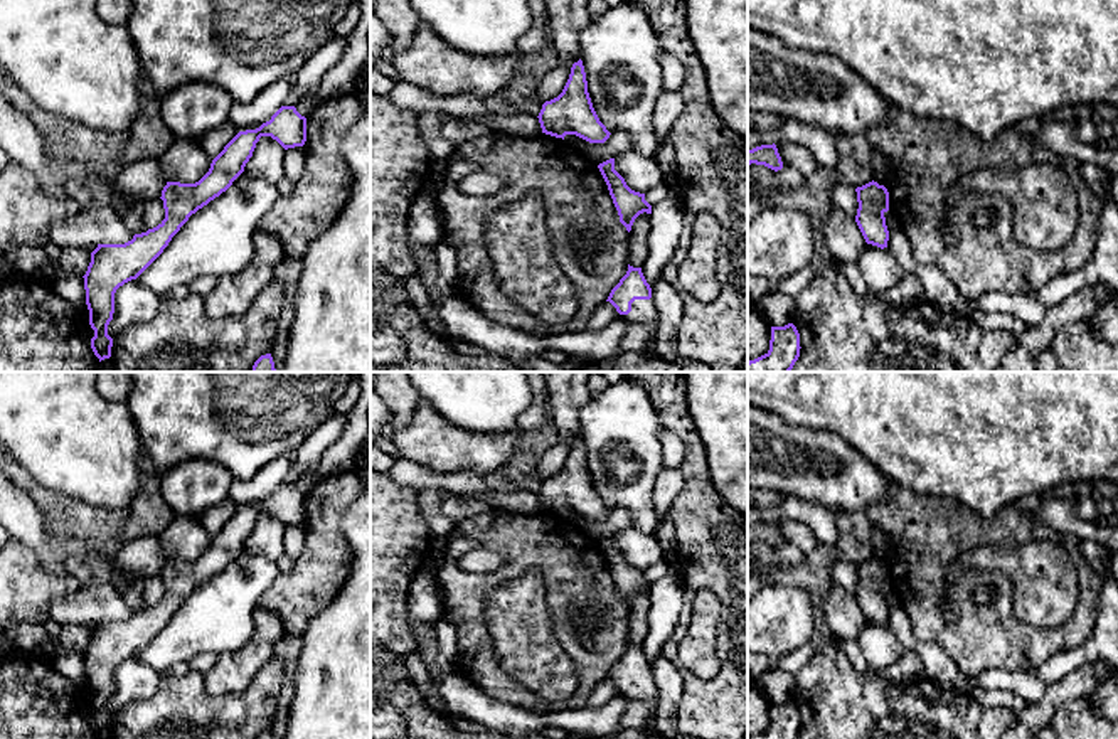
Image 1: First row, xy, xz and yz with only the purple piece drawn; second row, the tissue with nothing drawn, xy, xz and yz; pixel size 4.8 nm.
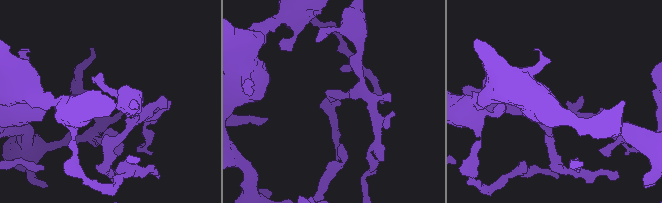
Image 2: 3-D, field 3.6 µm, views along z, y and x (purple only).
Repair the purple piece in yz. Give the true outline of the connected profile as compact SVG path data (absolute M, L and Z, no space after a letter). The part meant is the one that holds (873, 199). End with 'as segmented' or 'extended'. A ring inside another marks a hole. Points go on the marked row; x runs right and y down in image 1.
M869 182L855 189L857 192L857 215L855 222L867 244L881 249L887 247L889 231L884 214L889 210L889 192L877 182Z; as segmented

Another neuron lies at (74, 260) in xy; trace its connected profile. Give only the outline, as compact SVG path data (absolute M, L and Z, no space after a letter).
M62 246L57 263L64 273L74 273L84 276L91 263L91 253L84 246L74 246L74 247Z

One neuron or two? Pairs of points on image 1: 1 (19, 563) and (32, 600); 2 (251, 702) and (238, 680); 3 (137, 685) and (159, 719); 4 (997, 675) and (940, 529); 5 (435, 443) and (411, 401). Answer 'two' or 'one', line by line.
1: one
2: two
3: two
4: two
5: two

